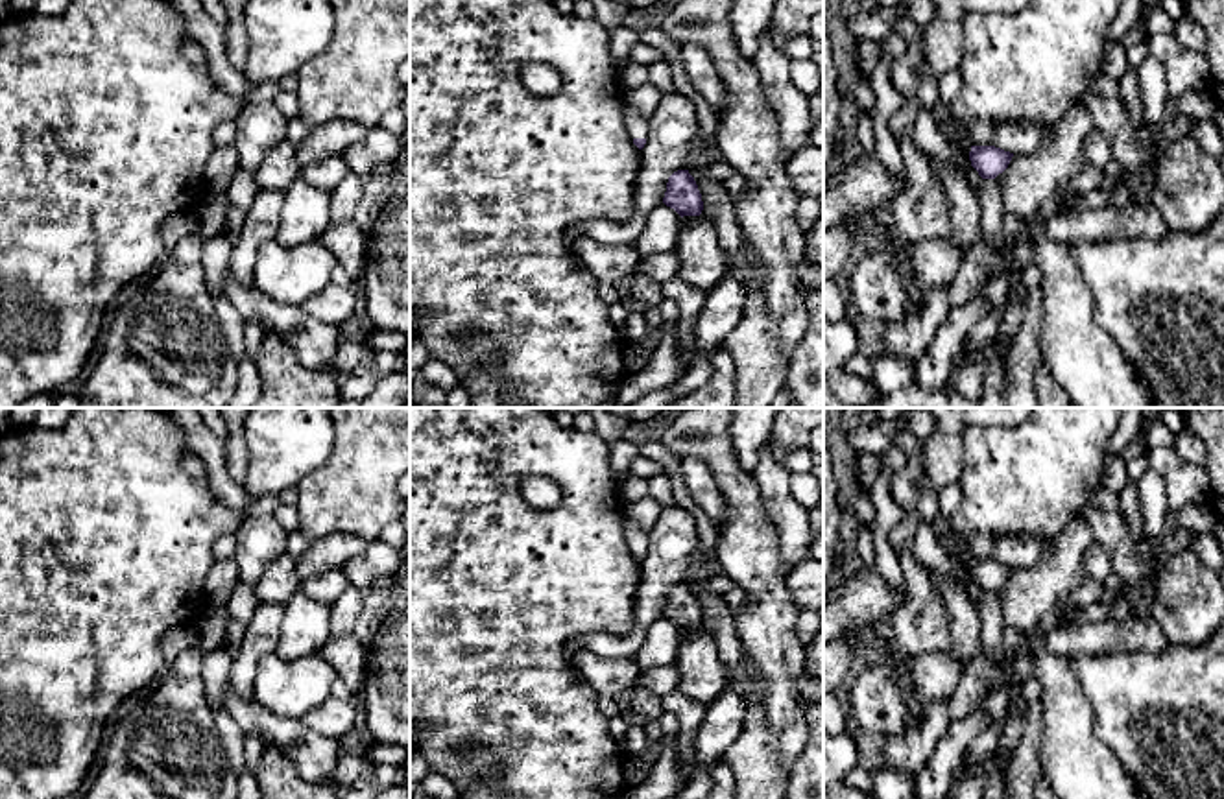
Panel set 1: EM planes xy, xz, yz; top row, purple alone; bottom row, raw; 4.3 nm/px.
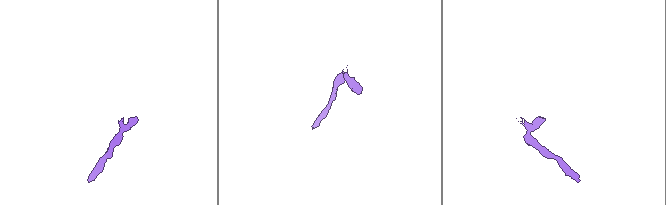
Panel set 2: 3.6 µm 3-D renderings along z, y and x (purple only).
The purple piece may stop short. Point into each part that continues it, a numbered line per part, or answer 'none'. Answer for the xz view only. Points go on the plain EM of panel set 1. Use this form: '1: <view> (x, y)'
1: xz (637, 539)

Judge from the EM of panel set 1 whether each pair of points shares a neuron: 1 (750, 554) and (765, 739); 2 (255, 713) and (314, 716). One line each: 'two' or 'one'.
1: one
2: two

